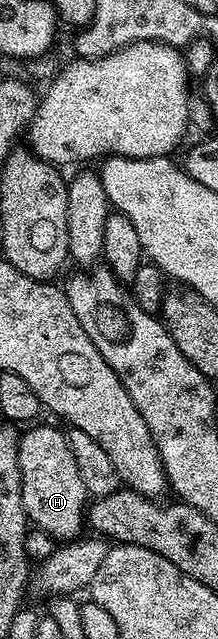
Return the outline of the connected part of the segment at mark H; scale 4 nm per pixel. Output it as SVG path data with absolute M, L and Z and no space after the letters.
M33 425L28 428L29 431L20 436L17 440L19 445L19 469L21 470L21 492L23 493L23 505L25 506L25 514L27 516L28 522L33 523L41 531L46 531L49 535L54 535L55 538L61 539L57 541L73 541L82 534L81 526L84 528L87 523L87 492L85 486L83 485L83 477L79 477L79 465L75 465L75 457L71 453L69 448L69 440L67 438L66 432L64 430L60 431L57 425Z

